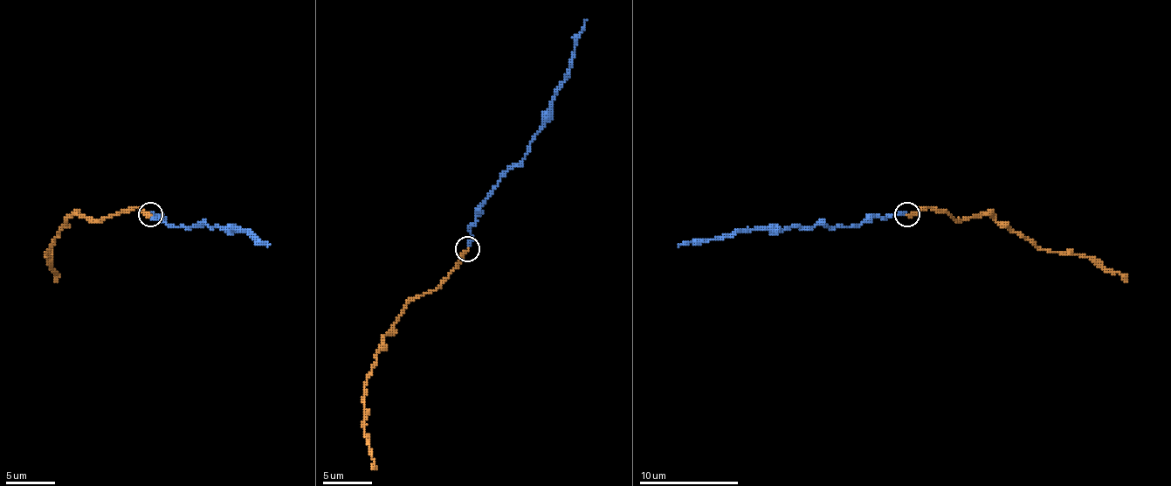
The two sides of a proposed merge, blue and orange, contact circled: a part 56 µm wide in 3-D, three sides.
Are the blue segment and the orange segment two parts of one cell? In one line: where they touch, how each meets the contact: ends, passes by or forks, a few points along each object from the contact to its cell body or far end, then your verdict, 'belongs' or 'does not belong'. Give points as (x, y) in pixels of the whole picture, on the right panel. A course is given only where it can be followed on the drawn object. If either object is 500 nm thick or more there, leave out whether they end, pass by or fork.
place (906, 214); blue ends; orange ends; course blue (906, 214), (866, 217), (850, 227), (819, 225), (782, 229), (740, 229), (715, 239), (696, 239), (678, 245); course orange (906, 214), (936, 207), (954, 219), (986, 214), (1005, 222), (1043, 249), (1091, 257), (1126, 281); belongs

